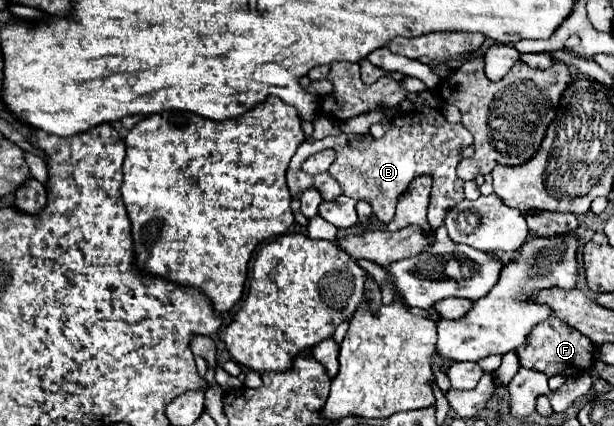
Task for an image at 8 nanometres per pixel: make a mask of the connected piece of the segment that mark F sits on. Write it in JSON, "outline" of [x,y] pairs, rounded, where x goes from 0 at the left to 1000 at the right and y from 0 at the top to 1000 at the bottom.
{"outline":[[[891,746],[891,751],[868,765],[855,808],[845,812],[839,822],[839,831],[842,831],[849,859],[881,869],[891,883],[904,883],[910,873],[917,873],[923,883],[940,883],[940,878],[963,864],[966,803],[950,793],[950,784],[943,784],[940,775],[930,775],[930,765],[917,765],[917,756],[904,756],[901,746]]]}

